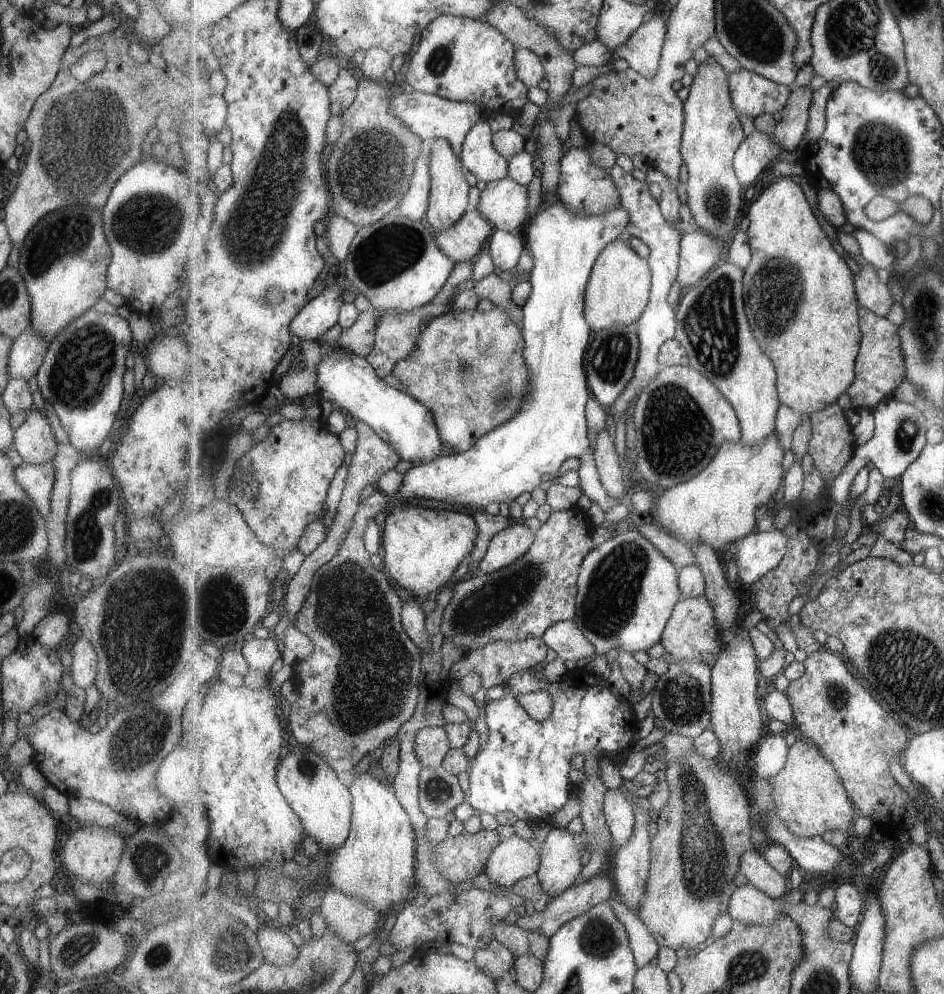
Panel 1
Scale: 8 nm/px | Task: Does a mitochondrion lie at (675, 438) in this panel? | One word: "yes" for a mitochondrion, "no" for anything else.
yes

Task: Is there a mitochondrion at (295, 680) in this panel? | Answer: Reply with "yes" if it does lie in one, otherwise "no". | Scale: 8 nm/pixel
no

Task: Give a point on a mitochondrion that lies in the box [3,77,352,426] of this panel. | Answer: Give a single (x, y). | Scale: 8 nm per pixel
(82, 135)

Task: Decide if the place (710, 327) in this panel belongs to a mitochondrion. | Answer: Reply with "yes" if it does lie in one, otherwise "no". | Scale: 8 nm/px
yes

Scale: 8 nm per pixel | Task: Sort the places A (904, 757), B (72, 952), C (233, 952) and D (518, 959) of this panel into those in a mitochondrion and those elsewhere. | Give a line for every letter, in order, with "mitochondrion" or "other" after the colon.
A: other
B: mitochondrion
C: mitochondrion
D: other

